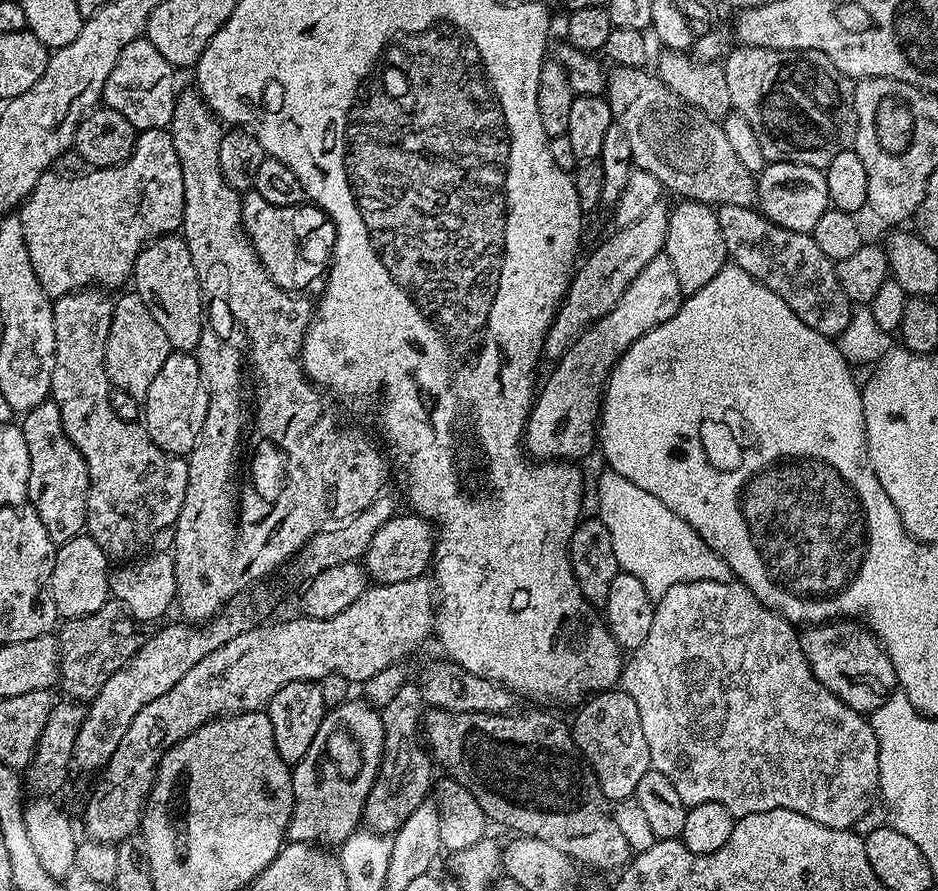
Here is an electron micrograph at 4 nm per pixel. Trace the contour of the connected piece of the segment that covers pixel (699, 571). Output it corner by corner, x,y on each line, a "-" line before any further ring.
604,470
604,473
596,480
596,500
600,503
598,519
604,523
606,530
610,530
610,542
614,542
614,558
618,558
618,566
622,572
634,574
638,582
646,588
646,594
659,598
670,590
670,586
678,586
682,582
698,582
709,580
710,582
729,582
733,579
730,566
666,502
654,498
654,494
646,494
642,486
634,486
622,474
611,470

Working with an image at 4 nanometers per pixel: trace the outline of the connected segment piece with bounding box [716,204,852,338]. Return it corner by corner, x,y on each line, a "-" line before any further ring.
726,204
716,213
729,259
756,281
774,290
806,326
823,336
838,338
849,324
852,304
837,280
835,263
826,258
812,236
772,224
753,207

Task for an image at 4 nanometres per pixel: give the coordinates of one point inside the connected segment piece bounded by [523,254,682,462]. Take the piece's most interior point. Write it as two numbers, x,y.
563,424

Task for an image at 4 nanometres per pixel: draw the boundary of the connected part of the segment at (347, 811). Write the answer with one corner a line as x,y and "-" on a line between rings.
349,699
325,711
322,726
318,726
318,734
314,734
314,742
310,742
310,750
306,750
304,757
291,769
289,841
339,846
361,827
366,798
384,757
384,724
376,708
357,700

